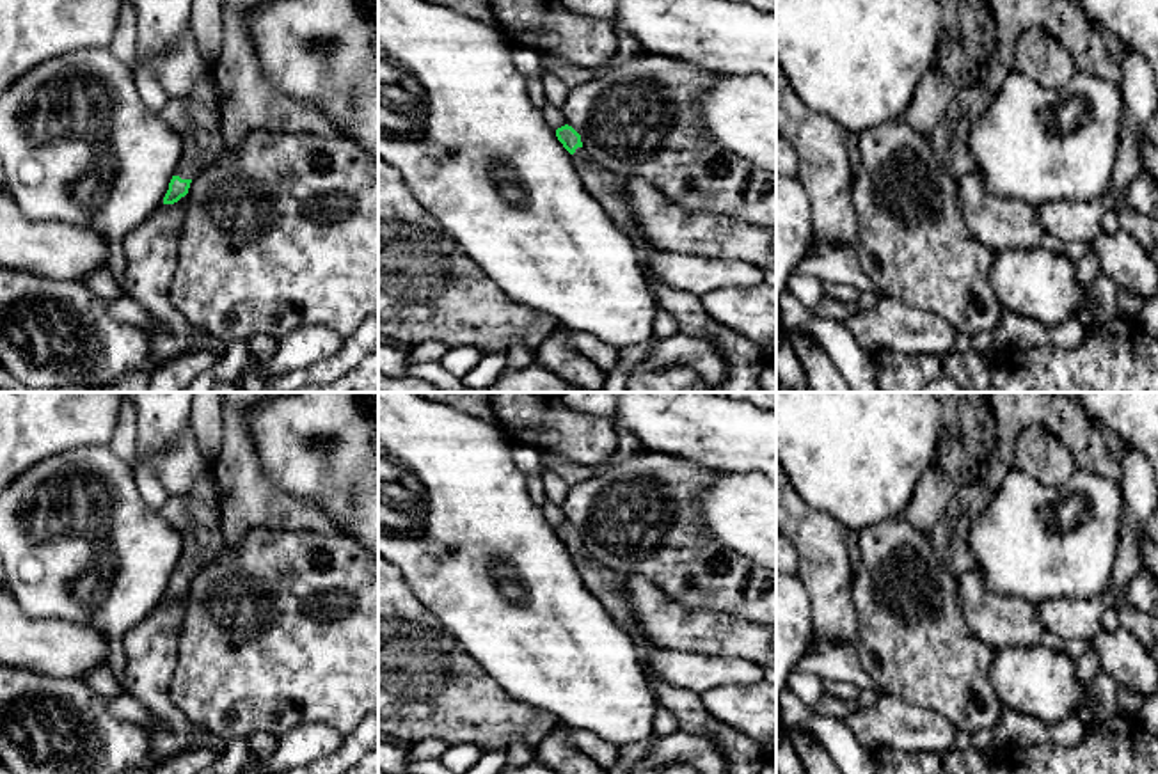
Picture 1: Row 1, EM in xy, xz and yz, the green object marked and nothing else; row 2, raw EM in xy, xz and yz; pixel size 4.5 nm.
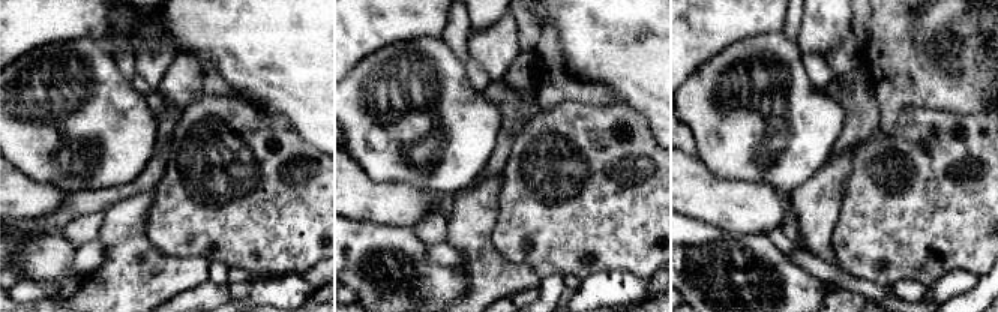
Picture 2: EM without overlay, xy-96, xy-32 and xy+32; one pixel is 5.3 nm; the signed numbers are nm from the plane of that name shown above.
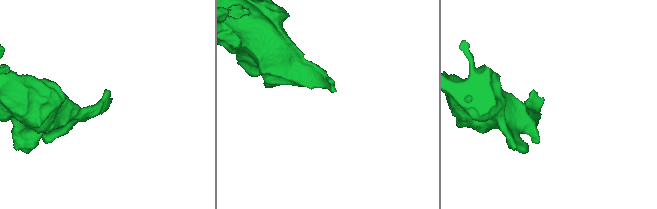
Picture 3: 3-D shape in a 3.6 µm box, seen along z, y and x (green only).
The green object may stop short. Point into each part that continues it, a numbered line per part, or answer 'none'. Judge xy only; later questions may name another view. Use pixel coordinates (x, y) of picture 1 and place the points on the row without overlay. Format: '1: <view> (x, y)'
1: xy (199, 522)

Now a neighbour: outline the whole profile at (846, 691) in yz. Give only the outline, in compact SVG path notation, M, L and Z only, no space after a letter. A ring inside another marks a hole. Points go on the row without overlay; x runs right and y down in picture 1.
M824 680L824 689L826 692L844 699L844 701L856 701L860 696L858 685L851 682L833 682L833 680Z

